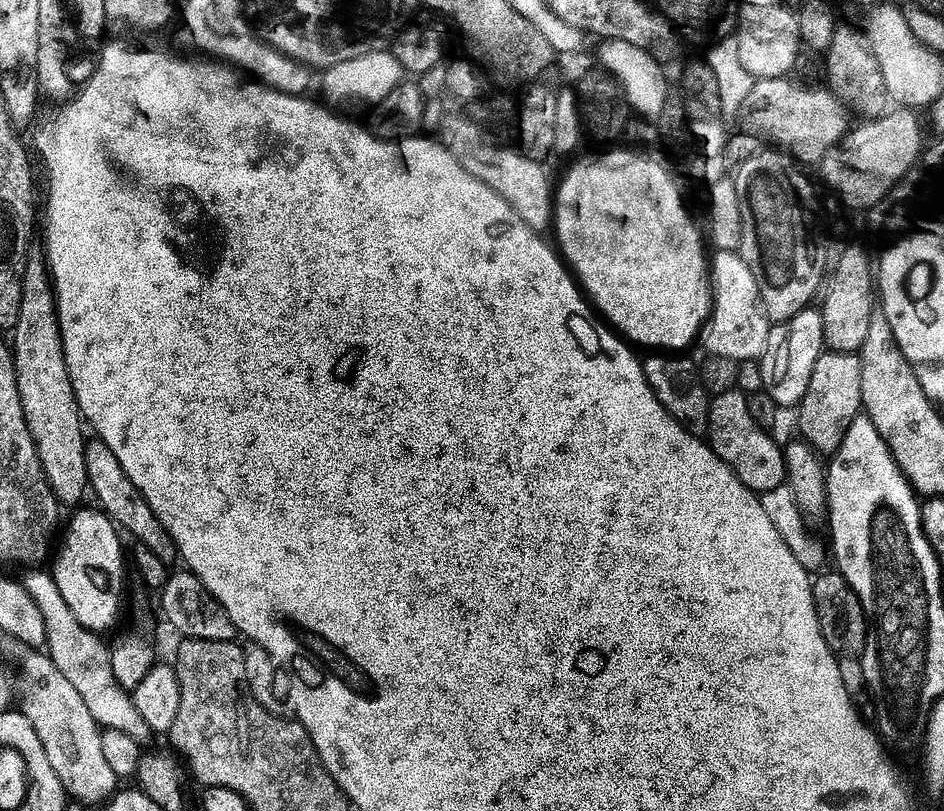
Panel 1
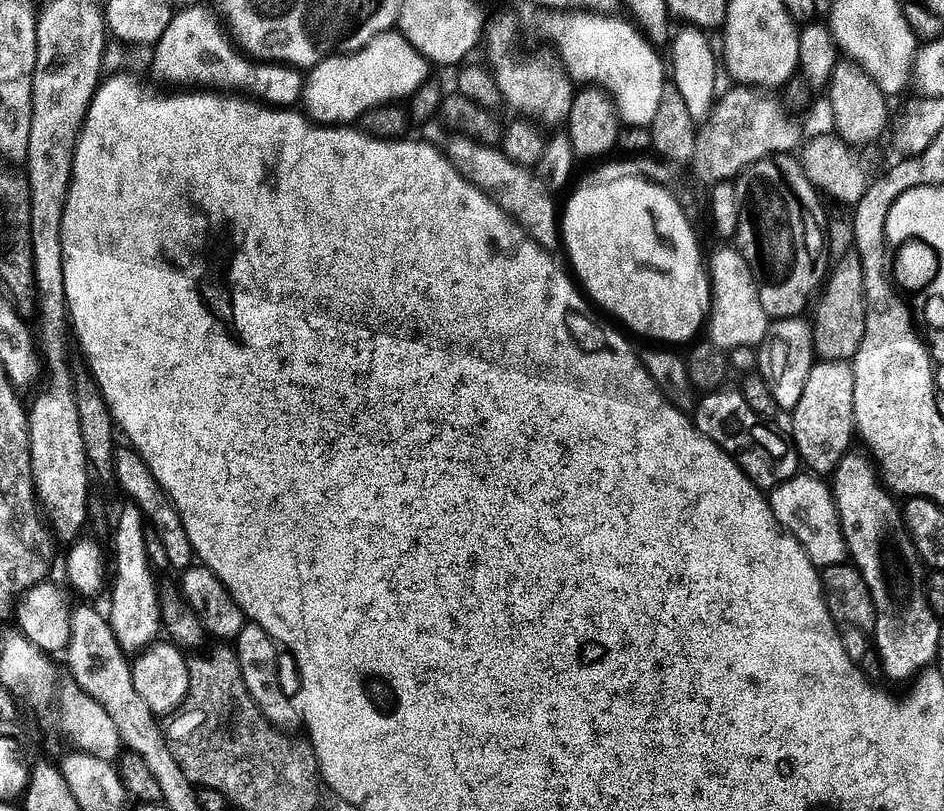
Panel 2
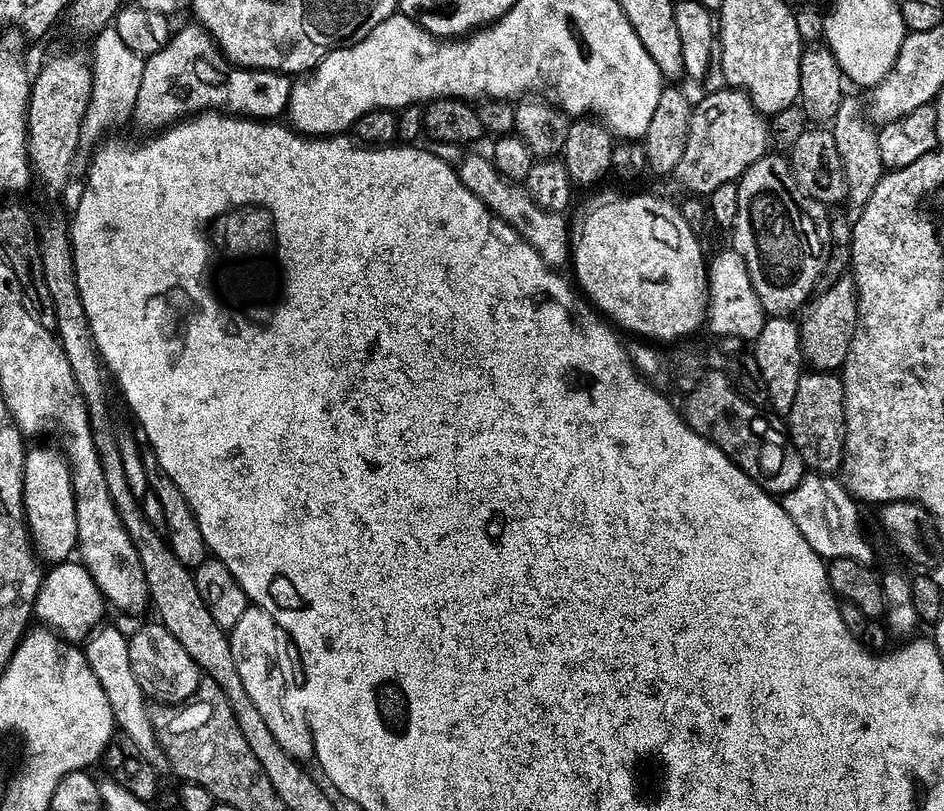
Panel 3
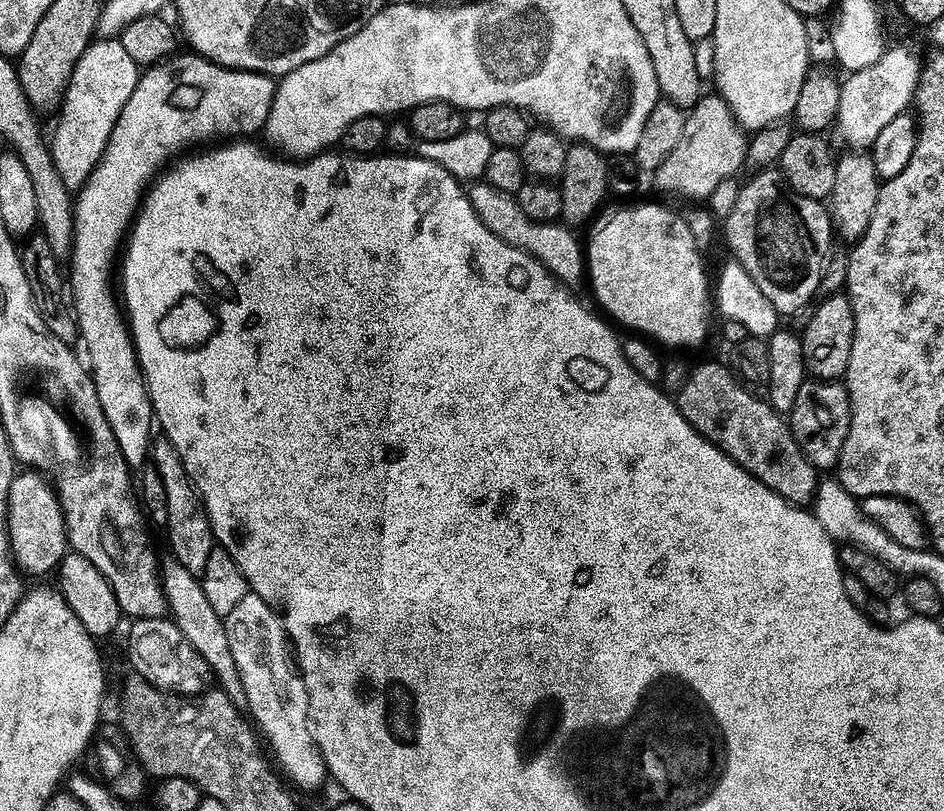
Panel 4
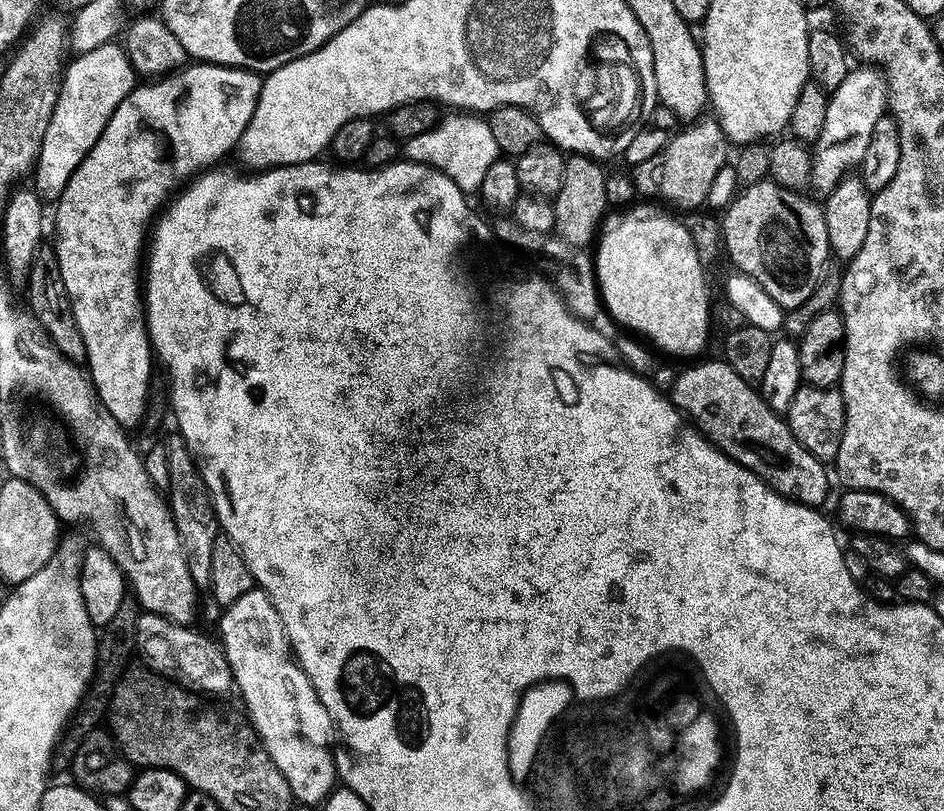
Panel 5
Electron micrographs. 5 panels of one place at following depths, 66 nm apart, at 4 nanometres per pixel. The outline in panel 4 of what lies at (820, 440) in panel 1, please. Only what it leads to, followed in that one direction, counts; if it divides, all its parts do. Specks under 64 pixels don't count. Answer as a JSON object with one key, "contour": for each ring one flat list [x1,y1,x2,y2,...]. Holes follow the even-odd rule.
{"contour":[[805,381,790,413,790,427,804,456,818,472,835,471,839,467,842,450,845,448,851,425,852,404,849,402,848,389,843,383]]}

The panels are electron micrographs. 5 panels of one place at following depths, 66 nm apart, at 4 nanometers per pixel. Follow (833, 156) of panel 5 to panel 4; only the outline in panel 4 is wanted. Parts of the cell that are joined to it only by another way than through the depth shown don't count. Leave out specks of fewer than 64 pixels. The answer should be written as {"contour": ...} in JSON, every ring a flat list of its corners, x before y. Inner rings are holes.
{"contour":[[889,47,876,65,853,72,842,84,842,102,838,106,834,133,848,150,871,149,878,134,890,122,905,115,913,107,919,90,922,60,908,48]]}

